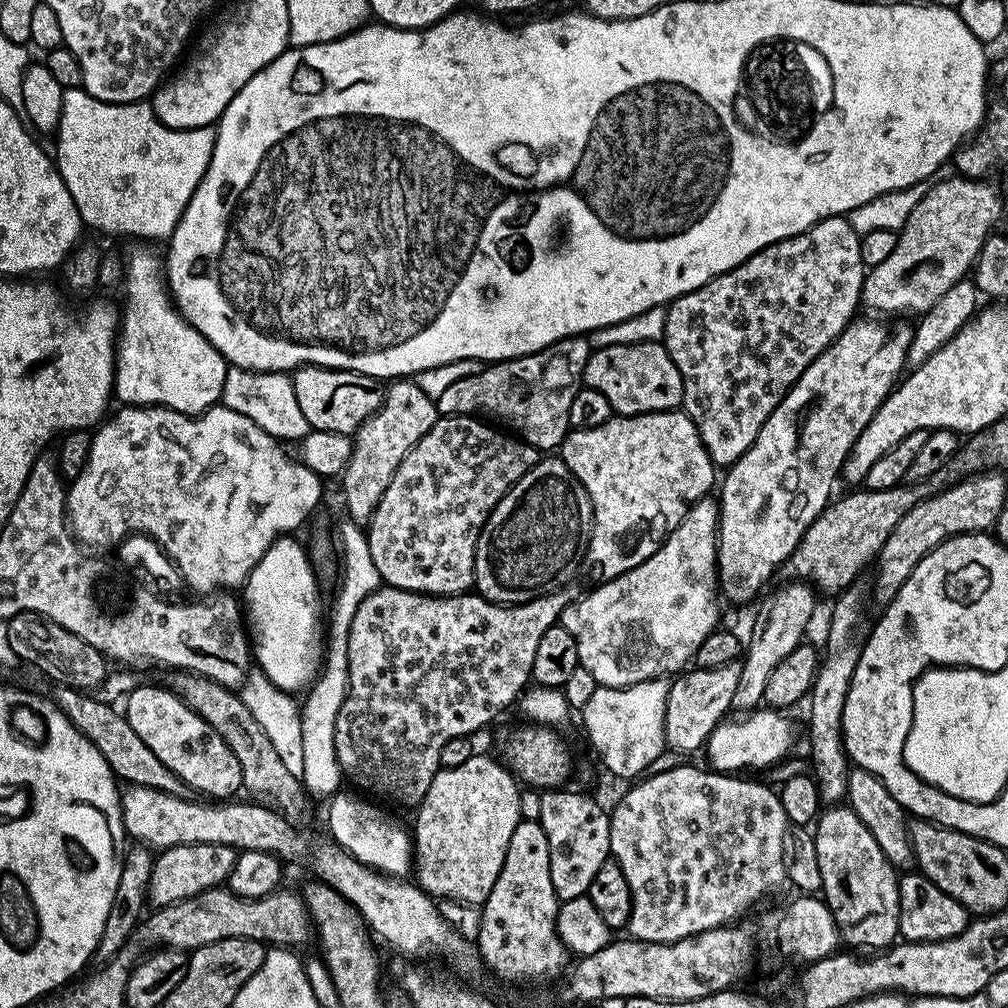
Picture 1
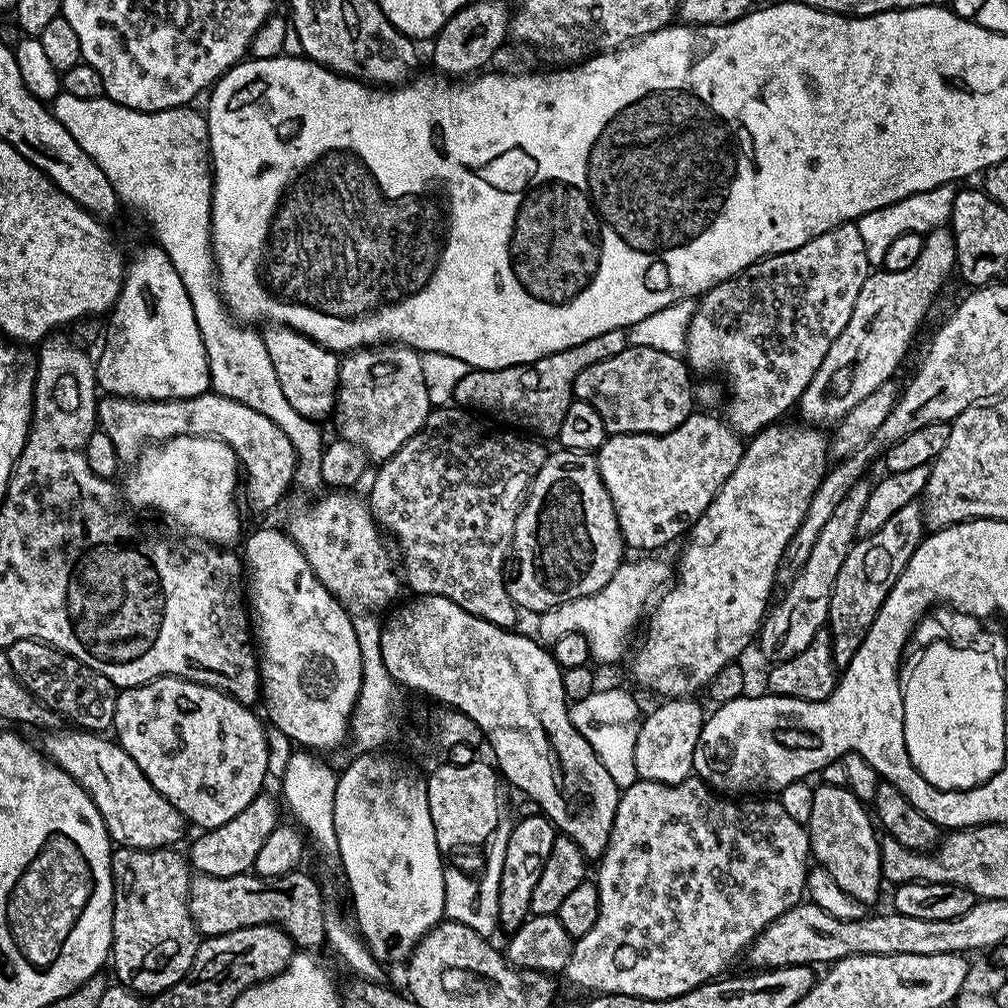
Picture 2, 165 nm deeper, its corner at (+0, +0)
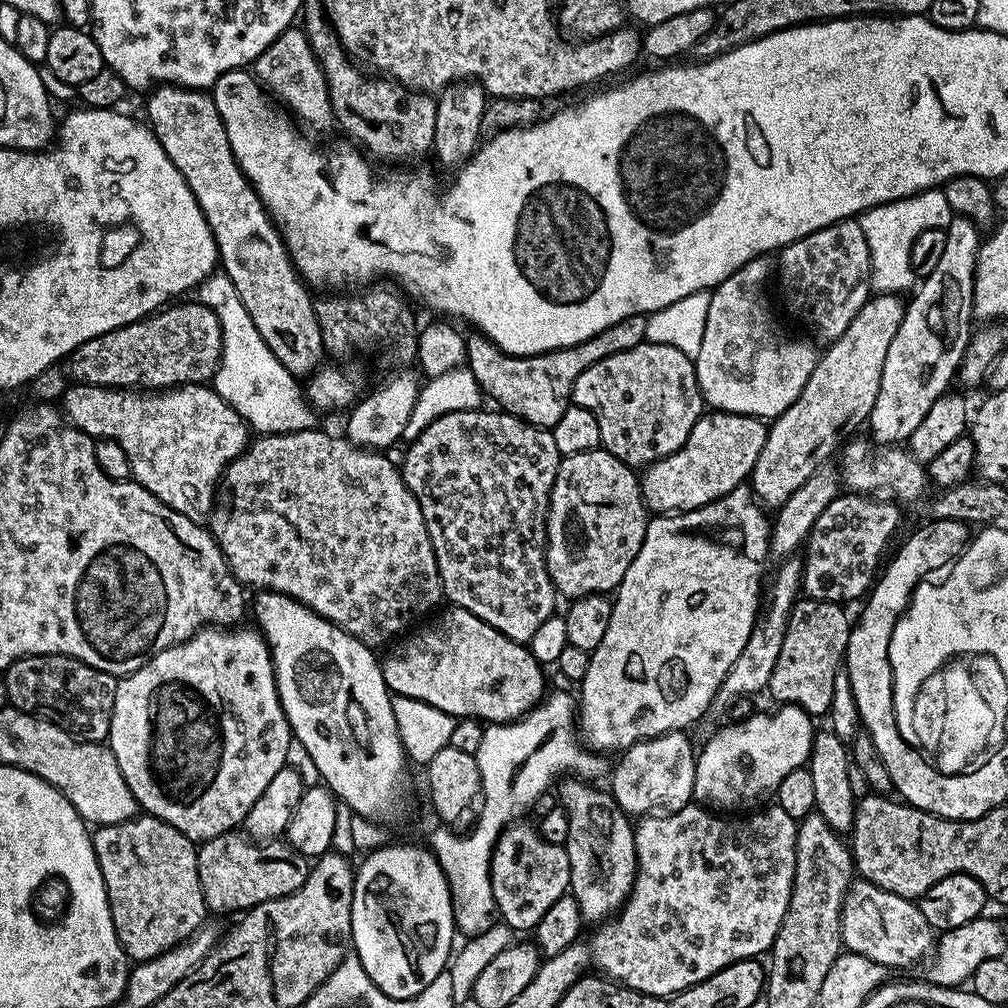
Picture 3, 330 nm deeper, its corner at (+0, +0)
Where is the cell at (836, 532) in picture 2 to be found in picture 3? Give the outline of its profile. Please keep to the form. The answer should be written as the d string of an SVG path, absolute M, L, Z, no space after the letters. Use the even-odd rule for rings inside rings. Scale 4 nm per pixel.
M953 215L945 228L946 245L942 257L932 274L923 277L914 298L909 299L904 318L886 354L878 397L868 419L871 439L880 446L896 446L905 443L915 427L922 422L938 397L947 393L950 382L957 377L974 330L973 280L976 277L977 254L980 252L982 235L979 227L965 216Z

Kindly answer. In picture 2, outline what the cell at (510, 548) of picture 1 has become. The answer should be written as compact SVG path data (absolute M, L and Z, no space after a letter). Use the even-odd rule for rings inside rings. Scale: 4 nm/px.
M557 449L549 455L532 479L530 491L525 495L518 518L514 522L514 538L510 555L506 561L504 585L517 609L539 614L557 608L562 602L574 598L593 596L610 578L614 570L625 563L626 545L620 536L617 512L602 482L595 455L590 452L574 452L568 449Z

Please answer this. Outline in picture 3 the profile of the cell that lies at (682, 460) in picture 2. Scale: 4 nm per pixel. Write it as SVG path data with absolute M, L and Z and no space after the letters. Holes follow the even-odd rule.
M709 411L694 422L690 438L677 452L647 465L639 477L640 492L652 514L689 512L741 487L751 477L754 462L766 446L769 425L758 416Z

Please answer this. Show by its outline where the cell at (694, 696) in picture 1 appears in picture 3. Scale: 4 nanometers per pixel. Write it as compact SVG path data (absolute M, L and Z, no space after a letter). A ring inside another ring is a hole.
M683 731L667 732L649 740L640 740L619 757L611 769L612 799L629 817L643 818L649 814L677 812L693 803L696 756Z

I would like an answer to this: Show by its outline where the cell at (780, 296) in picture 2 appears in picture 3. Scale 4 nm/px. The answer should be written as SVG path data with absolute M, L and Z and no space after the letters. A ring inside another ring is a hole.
M859 219L840 220L779 249L778 280L784 304L812 328L817 341L837 340L870 299L872 263Z

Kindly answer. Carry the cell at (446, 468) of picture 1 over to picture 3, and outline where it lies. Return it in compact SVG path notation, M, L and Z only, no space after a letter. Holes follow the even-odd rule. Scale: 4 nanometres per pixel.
M472 408L466 409L464 412L446 413L438 417L436 421L430 422L416 439L407 445L408 453L404 456L404 464L402 463L404 481L414 494L414 498L418 498L418 506L422 506L422 518L426 518L426 530L430 534L430 542L434 546L434 558L438 562L438 574L443 595L447 599L449 596L455 607L482 618L482 622L486 622L490 626L494 626L494 630L506 634L506 638L530 642L534 638L534 630L538 630L538 626L542 626L542 622L549 620L557 611L558 593L547 572L544 546L547 542L548 503L562 457L558 446L554 446L554 438L549 429L540 428L537 424L528 424L503 410L482 411Z

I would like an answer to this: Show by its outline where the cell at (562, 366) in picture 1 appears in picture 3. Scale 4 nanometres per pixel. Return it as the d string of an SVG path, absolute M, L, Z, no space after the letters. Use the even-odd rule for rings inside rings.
M637 314L622 318L622 322L614 322L606 330L578 342L574 346L555 348L552 352L540 352L536 356L511 356L504 352L493 340L479 334L467 337L468 359L466 367L472 372L481 393L493 396L499 407L511 416L517 416L528 424L537 424L540 428L551 430L566 414L572 404L574 382L578 382L578 374L594 362L602 362L610 354L622 354L622 350L630 350L634 346L645 343L646 322L648 316Z

